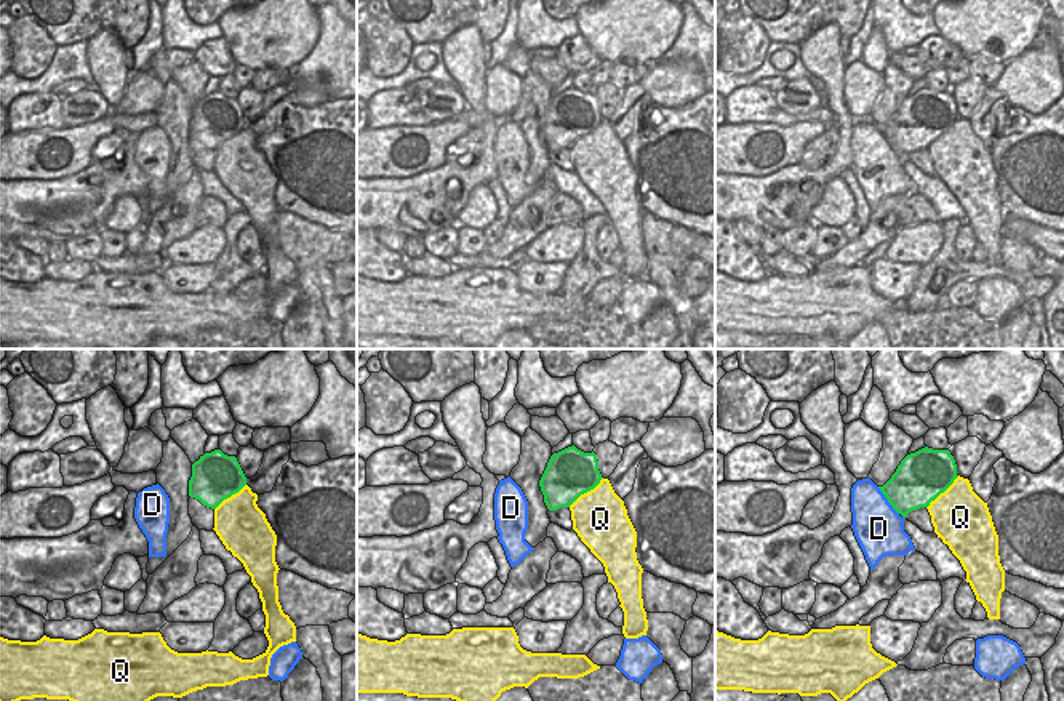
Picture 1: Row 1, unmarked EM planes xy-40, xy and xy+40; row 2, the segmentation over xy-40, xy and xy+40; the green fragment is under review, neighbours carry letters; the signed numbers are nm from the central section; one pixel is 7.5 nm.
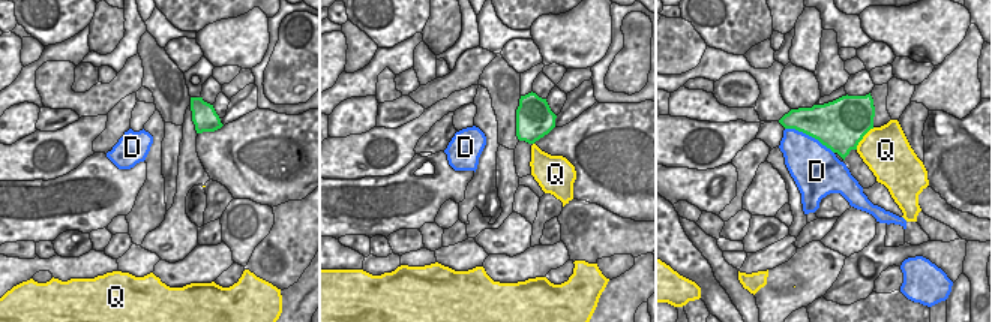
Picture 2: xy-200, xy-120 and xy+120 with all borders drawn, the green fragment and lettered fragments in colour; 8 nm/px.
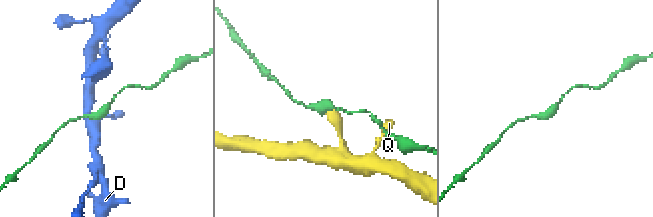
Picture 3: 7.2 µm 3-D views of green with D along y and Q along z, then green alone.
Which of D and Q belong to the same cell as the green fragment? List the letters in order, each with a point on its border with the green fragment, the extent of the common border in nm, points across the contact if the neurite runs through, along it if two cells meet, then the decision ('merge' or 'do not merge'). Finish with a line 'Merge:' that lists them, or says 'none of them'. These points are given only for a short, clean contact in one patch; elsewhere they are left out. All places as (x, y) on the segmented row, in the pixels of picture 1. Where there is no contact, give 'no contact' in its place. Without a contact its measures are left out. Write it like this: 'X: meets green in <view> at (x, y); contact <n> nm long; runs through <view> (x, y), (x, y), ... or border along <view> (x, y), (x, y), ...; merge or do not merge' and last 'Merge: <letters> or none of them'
D: meets green in xy+40 at (888, 501); contact 260 nm long; merge
Q: meets green in xy at (586, 492); contact 340 nm long; border along xy (602, 477), (568, 506); do not merge
Merge: D

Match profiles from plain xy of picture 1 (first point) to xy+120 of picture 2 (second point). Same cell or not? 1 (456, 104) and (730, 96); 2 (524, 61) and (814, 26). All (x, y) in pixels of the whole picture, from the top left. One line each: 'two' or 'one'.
1: one
2: one

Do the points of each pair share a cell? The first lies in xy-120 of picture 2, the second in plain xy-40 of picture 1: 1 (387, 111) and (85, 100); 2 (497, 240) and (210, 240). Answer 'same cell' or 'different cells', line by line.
1: same cell
2: same cell

